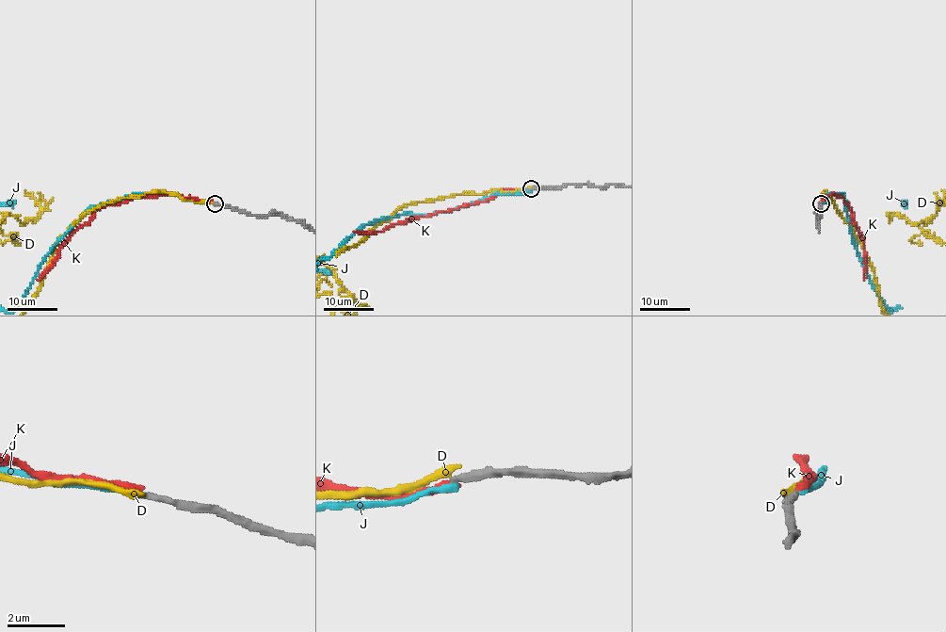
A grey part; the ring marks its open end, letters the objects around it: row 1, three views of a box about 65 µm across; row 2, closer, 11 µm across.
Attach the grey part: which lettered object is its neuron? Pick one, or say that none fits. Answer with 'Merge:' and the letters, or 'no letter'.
Merge: no letter

